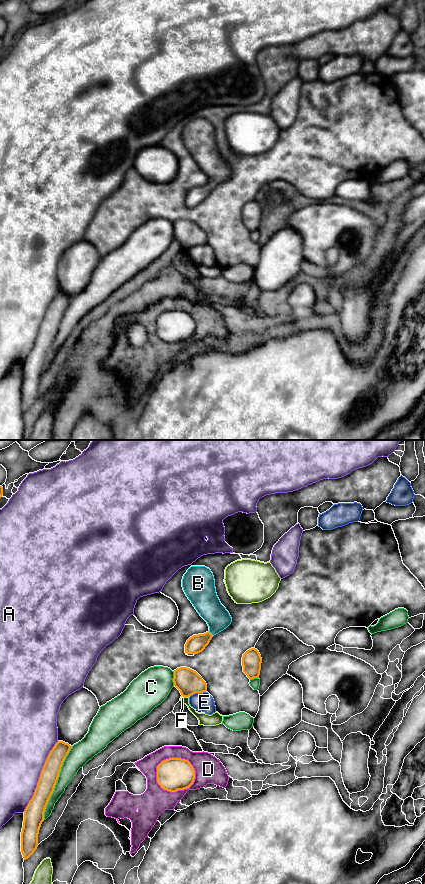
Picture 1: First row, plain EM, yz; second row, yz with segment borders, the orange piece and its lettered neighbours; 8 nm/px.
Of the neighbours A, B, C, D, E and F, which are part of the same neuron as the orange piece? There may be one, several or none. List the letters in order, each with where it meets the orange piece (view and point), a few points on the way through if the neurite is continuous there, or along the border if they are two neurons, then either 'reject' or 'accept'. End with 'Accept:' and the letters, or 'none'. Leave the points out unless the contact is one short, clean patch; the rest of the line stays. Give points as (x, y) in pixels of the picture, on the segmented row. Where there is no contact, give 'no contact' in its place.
A: meets orange in yz at (40, 776); reject
B: meets orange in yz at (210, 633); runs through yz (197, 643), (210, 633), (212, 611), (207, 603); accept
C: meets orange in yz at (56, 782); reject
D: meets orange in yz at (182, 759); reject
E: meets orange in yz at (197, 692); reject
F: meets orange in yz at (186, 696); reject
Accept: B

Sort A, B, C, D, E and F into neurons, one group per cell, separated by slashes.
A / B / C / D / E / F

